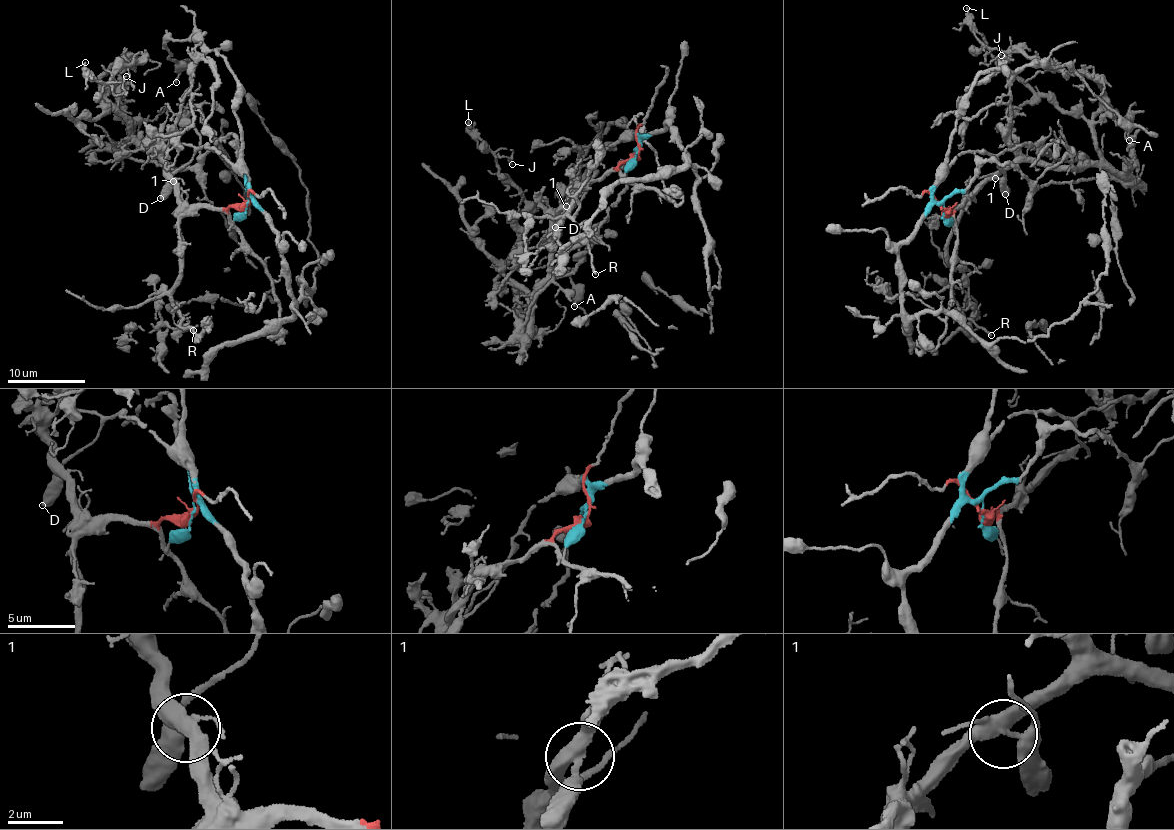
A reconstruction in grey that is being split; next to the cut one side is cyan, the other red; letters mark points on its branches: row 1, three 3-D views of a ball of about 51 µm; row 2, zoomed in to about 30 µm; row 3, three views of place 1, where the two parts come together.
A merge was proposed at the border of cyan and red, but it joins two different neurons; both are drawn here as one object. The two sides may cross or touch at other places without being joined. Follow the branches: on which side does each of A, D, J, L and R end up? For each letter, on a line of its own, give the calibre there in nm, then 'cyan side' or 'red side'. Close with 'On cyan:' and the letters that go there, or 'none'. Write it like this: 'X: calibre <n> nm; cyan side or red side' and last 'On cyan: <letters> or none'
A: calibre 100 nm; cyan side
D: calibre 600 nm; cyan side
J: calibre 100 nm; red side
L: calibre 120 nm; red side
R: calibre 170 nm; red side
On cyan: A, D

